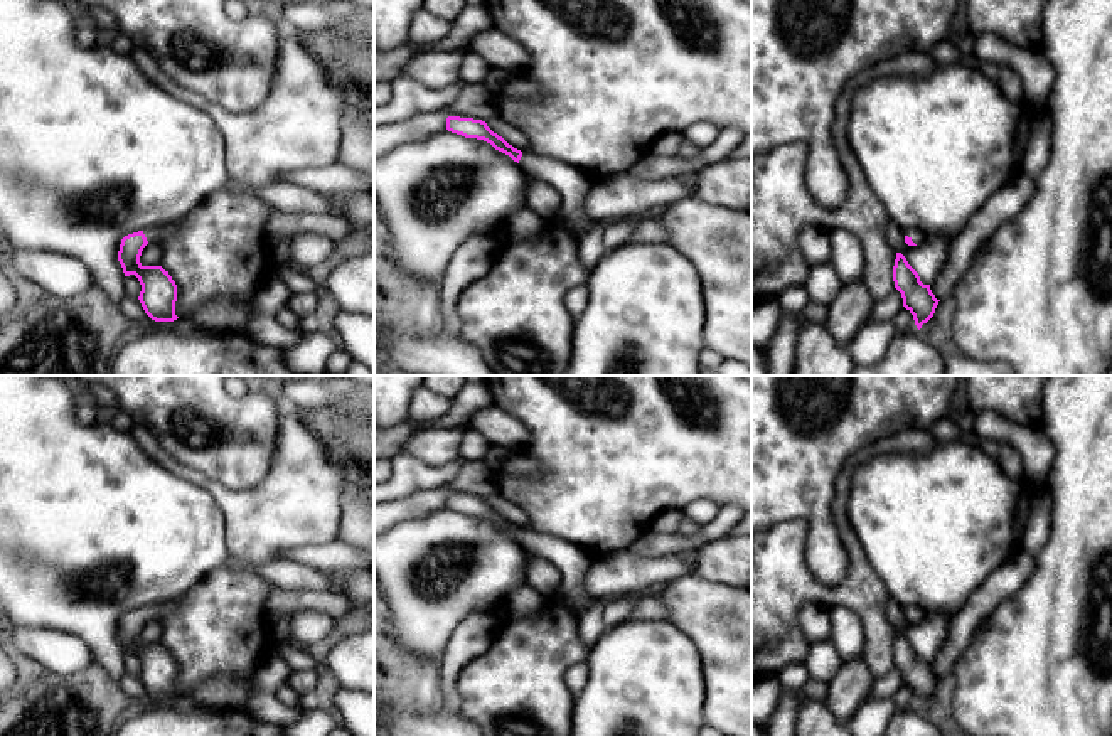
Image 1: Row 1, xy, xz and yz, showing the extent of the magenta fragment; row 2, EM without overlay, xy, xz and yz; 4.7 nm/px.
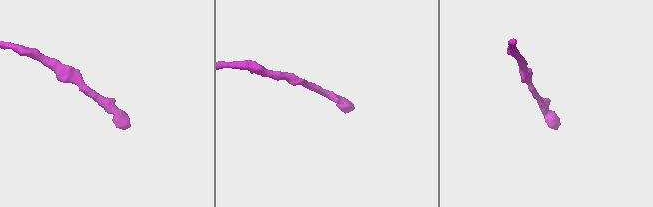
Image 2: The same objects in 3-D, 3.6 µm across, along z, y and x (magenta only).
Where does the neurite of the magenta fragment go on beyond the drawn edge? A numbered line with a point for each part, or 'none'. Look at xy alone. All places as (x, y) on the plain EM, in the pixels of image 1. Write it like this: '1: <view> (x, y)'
1: xy (154, 612)

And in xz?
1: xz (573, 561)

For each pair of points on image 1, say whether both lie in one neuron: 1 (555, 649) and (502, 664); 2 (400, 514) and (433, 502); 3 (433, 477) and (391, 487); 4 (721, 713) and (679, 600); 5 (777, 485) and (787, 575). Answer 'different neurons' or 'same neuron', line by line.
1: same neuron
2: same neuron
3: same neuron
4: same neuron
5: different neurons

